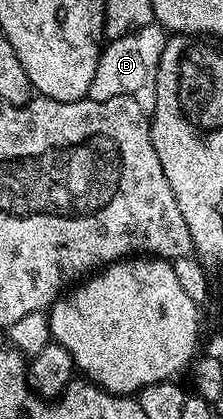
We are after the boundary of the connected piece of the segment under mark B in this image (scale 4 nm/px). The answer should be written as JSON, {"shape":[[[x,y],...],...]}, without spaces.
{"shape":[[[156,22],[143,26],[138,32],[110,39],[101,49],[89,96],[94,100],[130,96],[139,102],[139,106],[152,110],[157,98],[159,58],[163,58],[166,39],[166,29]]]}

